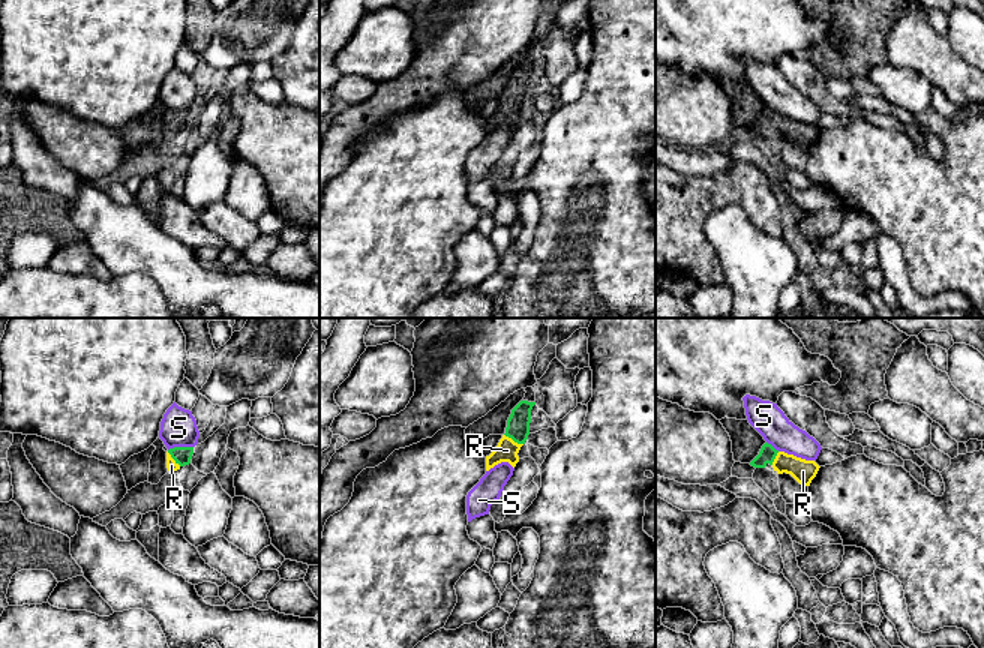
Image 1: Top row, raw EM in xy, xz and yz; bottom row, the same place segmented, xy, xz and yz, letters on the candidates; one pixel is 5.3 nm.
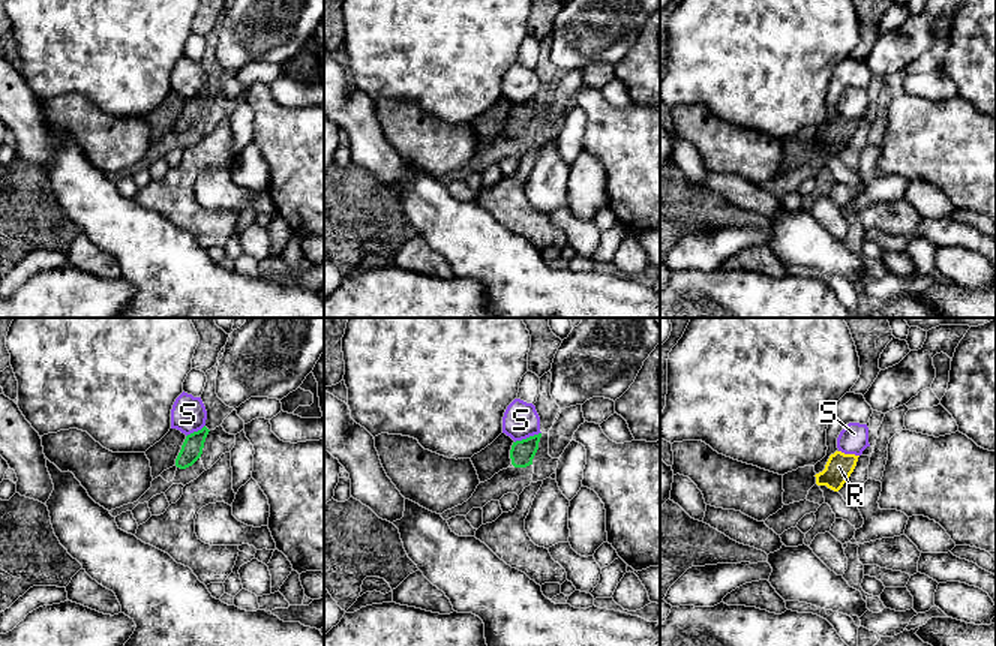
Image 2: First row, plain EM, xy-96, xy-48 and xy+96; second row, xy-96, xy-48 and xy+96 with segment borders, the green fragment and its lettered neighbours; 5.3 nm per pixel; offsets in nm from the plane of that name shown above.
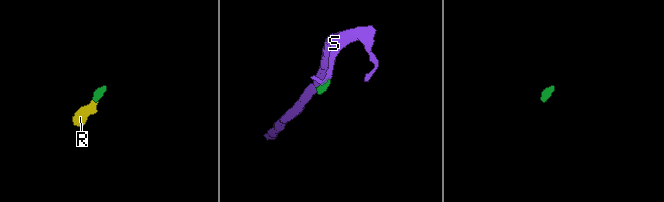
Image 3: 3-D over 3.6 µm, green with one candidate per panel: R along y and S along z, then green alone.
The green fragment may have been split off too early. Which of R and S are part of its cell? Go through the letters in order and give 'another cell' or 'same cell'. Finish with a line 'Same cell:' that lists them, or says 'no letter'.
R: same cell
S: another cell
Same cell: R

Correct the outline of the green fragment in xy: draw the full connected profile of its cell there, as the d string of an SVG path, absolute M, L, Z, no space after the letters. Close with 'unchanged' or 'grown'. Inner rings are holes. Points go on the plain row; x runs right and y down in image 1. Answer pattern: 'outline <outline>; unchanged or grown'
outline M174 111L166 116L168 135L177 135L190 128L194 111Z; grown

